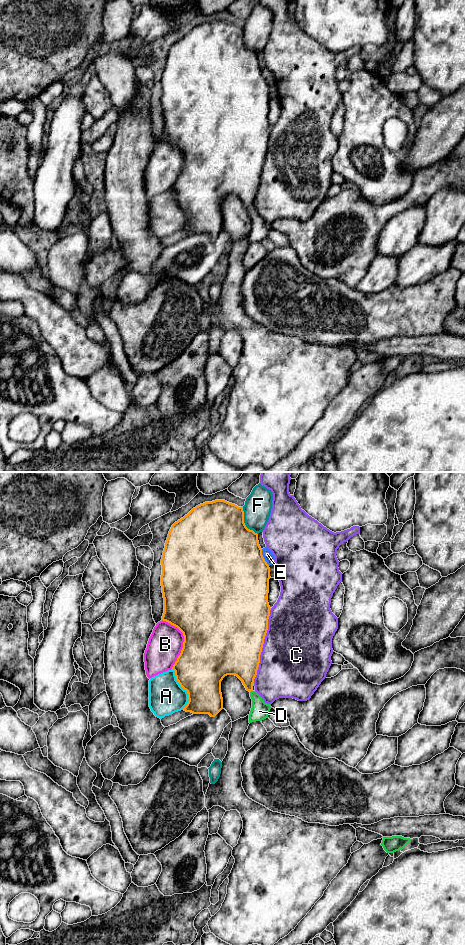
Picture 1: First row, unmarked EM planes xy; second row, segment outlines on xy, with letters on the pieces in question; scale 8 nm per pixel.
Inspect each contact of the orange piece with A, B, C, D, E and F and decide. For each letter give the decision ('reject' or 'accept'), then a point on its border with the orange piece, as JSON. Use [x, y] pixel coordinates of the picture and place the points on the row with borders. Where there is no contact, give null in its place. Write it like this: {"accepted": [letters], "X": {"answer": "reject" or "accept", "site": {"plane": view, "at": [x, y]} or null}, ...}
{"accepted": ["B", "D"], "A": {"answer": "reject", "site": {"plane": "xy", "at": [184, 689]}}, "B": {"answer": "accept", "site": {"plane": "xy", "at": [184, 641]}}, "C": {"answer": "reject", "site": {"plane": "xy", "at": [262, 645]}}, "D": {"answer": "accept", "site": {"plane": "xy", "at": [251, 690]}}, "E": {"answer": "reject", "site": {"plane": "xy", "at": [263, 557]}}, "F": {"answer": "reject", "site": {"plane": "xy", "at": [243, 522]}}}

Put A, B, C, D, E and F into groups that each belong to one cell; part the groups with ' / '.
A / B D / C / E / F

